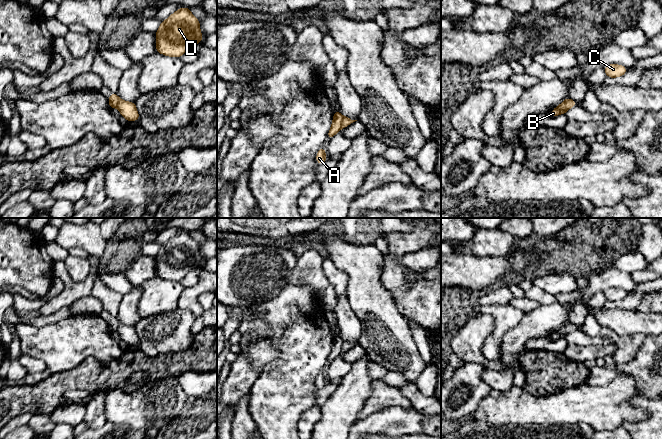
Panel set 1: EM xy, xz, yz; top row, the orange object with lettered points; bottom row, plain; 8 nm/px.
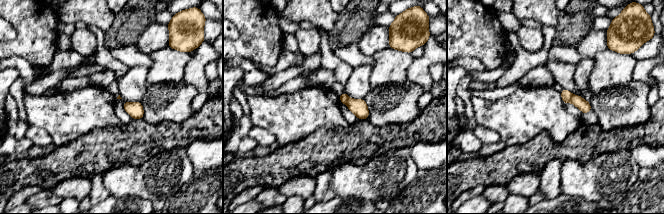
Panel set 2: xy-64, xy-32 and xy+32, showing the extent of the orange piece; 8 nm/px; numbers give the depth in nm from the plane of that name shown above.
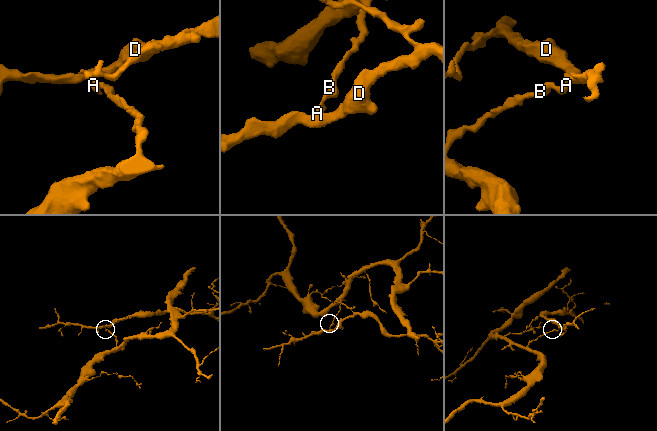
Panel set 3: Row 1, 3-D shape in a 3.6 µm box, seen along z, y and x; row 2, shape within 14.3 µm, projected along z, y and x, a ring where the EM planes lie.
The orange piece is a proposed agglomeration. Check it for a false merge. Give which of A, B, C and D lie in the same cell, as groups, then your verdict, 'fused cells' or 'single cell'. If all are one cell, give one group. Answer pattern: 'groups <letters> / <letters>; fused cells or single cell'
groups A C D / B; fused cells

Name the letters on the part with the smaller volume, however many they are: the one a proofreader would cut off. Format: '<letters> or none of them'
A, C, D

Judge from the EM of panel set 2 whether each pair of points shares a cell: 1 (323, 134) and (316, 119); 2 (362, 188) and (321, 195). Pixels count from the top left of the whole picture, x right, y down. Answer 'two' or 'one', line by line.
1: two
2: two

